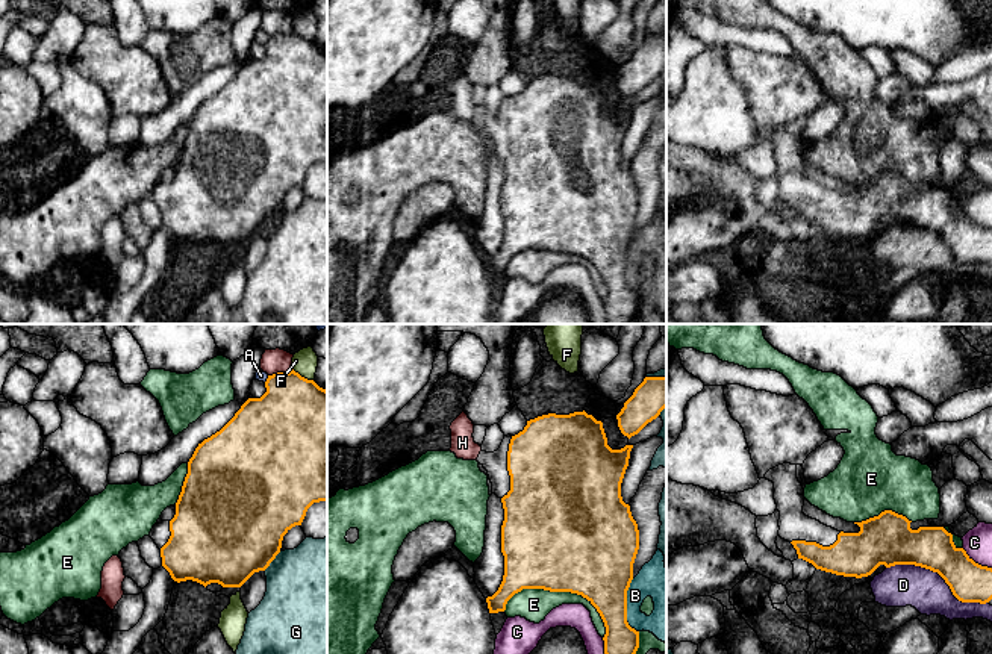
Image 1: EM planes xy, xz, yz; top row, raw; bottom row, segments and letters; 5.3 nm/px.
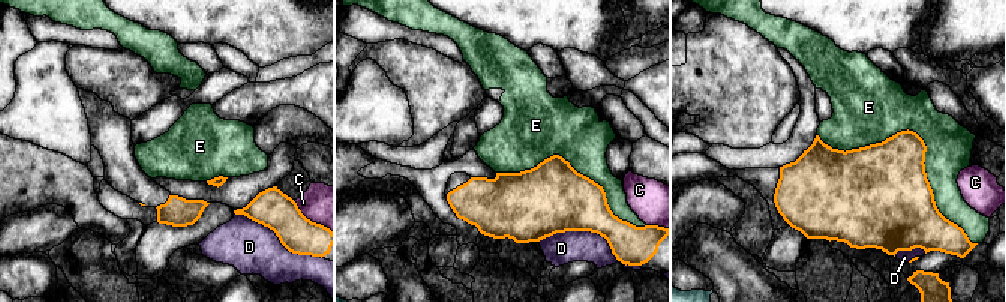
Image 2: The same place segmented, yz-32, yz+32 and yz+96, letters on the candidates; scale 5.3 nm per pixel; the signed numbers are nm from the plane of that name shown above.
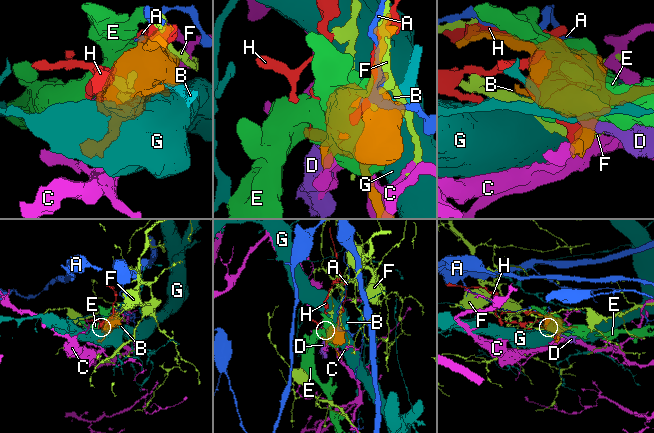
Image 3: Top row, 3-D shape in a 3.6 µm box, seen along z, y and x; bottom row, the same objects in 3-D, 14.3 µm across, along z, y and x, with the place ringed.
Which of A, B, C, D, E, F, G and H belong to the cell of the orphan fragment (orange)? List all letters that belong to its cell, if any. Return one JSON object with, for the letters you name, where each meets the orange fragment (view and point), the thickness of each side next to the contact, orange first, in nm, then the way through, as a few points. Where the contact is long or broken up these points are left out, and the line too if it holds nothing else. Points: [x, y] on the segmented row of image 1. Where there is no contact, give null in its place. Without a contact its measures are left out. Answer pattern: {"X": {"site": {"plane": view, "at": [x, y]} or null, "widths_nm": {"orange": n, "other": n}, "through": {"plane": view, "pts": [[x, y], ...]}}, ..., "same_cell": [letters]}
{"same_cell": []}

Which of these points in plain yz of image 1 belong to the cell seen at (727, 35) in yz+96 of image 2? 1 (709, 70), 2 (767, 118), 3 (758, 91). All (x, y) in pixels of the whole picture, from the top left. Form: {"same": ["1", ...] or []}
{"same": ["2", "3"]}

